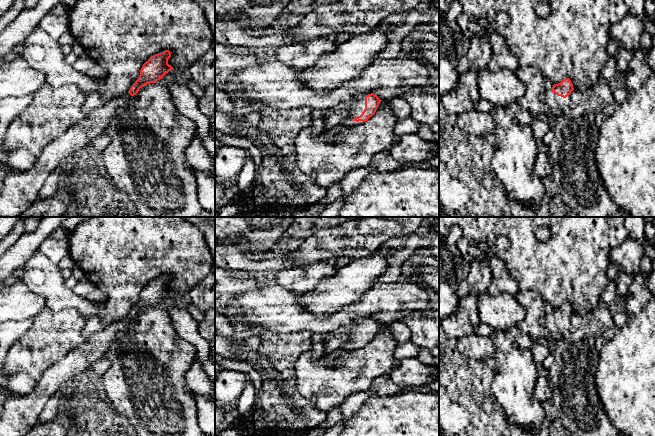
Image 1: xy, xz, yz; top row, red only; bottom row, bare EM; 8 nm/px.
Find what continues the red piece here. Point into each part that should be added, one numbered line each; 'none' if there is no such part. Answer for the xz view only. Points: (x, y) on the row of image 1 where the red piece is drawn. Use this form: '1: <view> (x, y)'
1: xz (358, 106)

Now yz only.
1: yz (557, 105)

